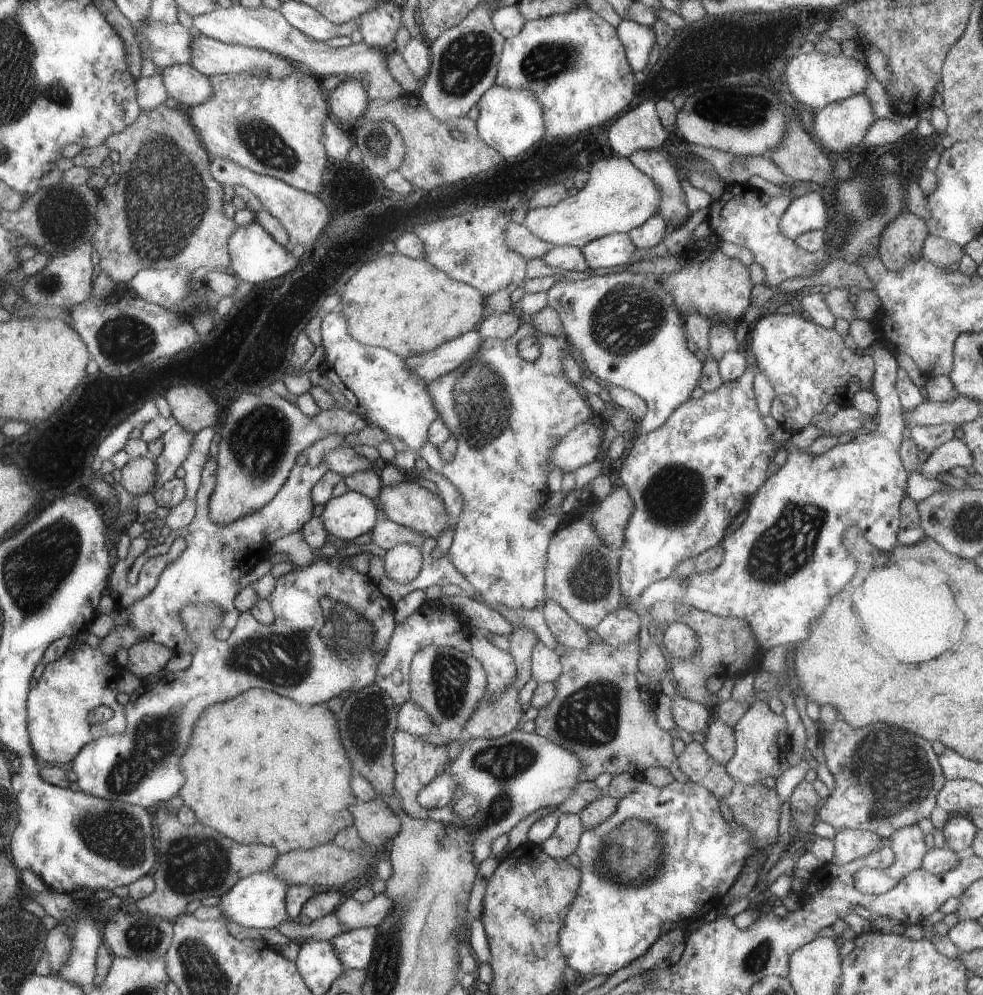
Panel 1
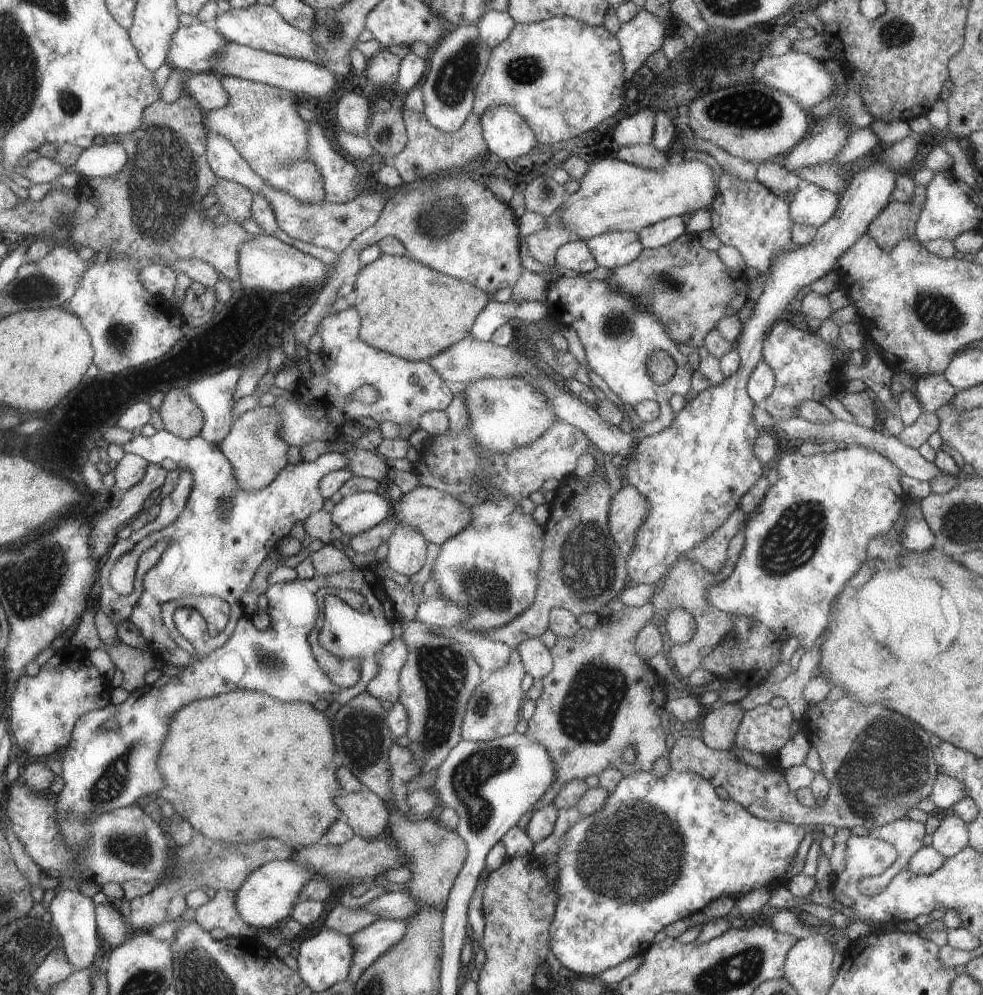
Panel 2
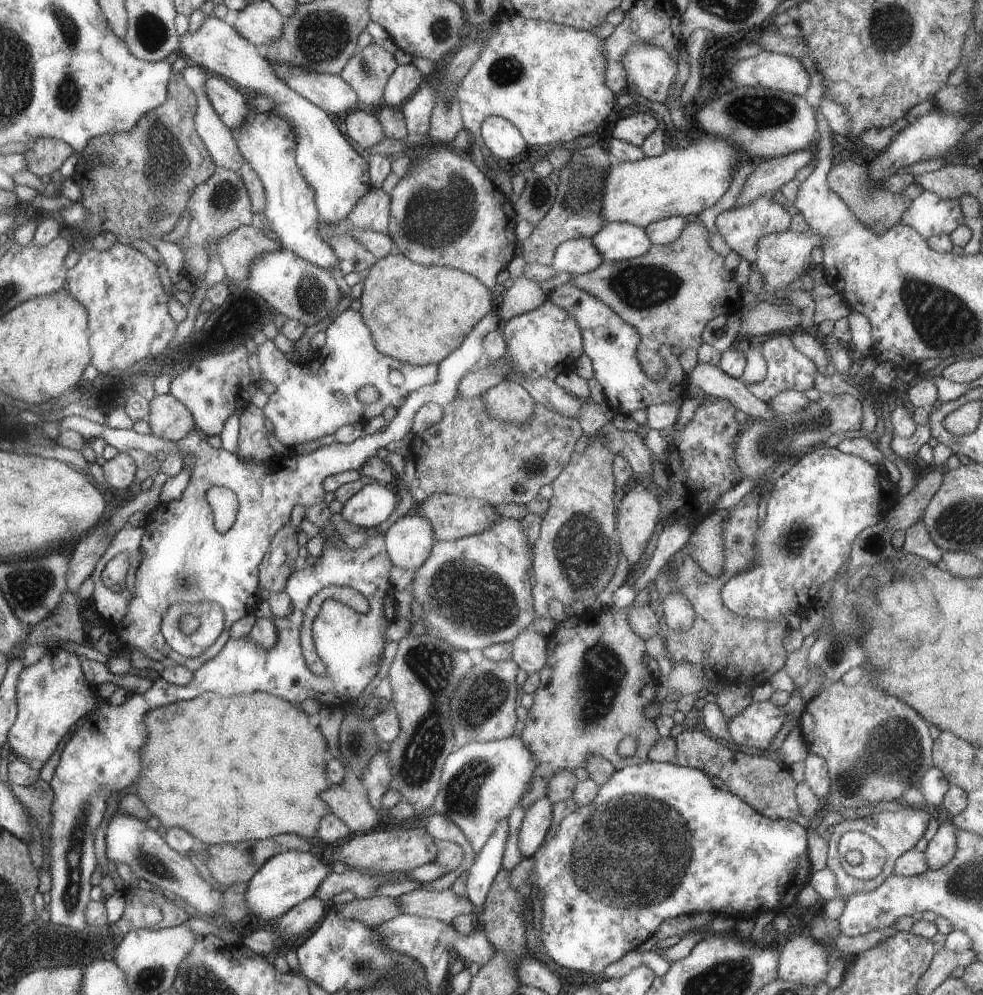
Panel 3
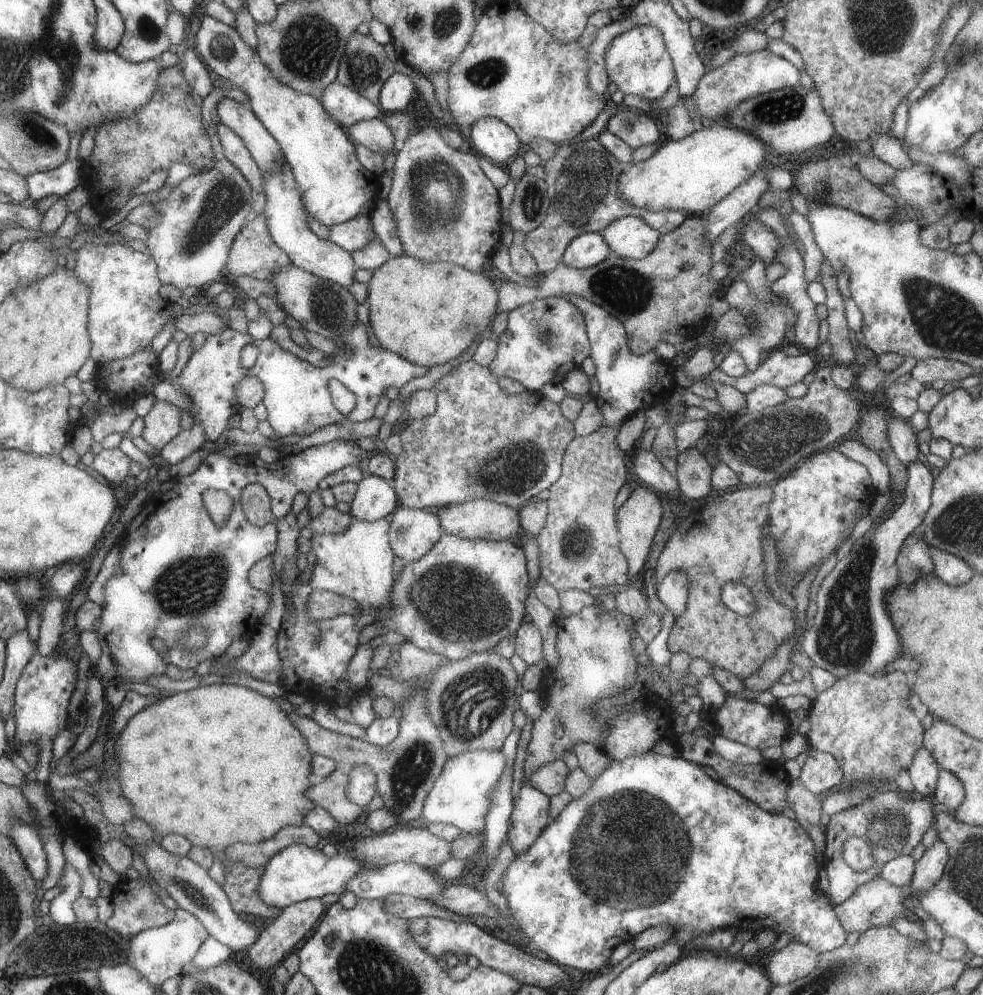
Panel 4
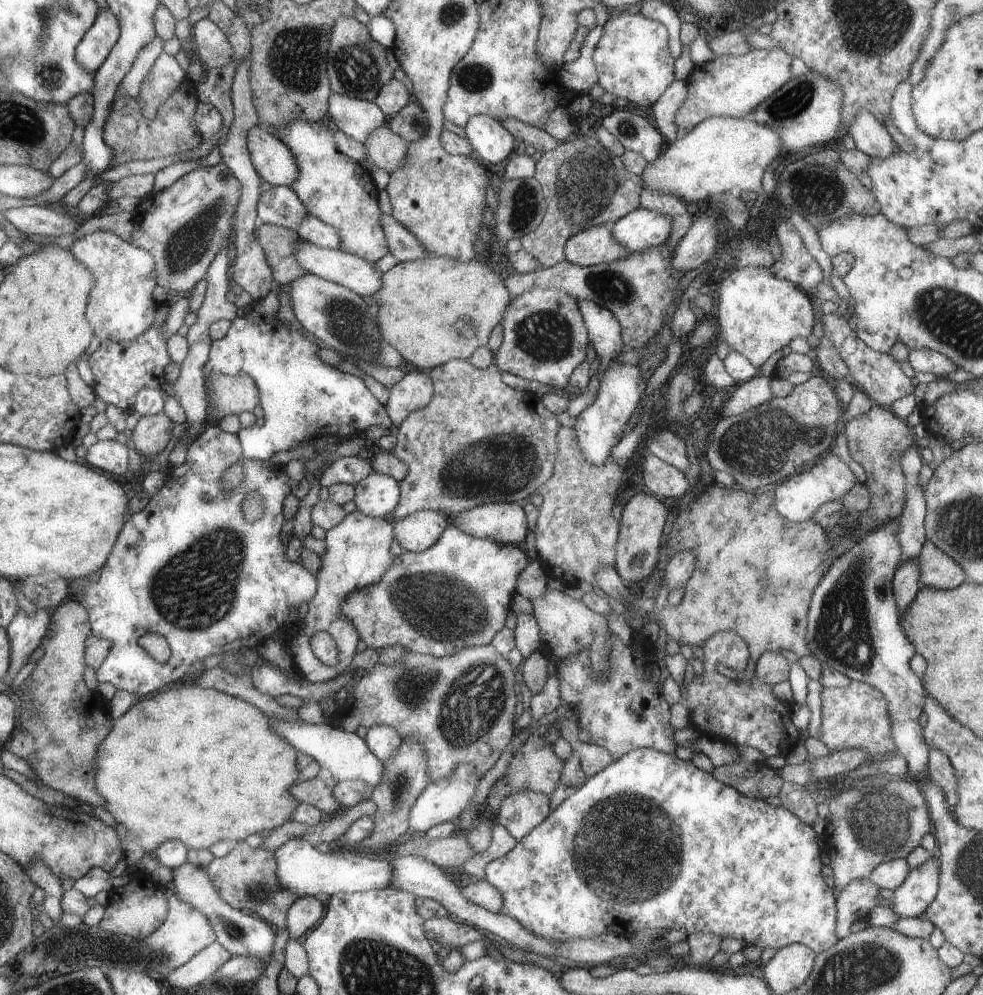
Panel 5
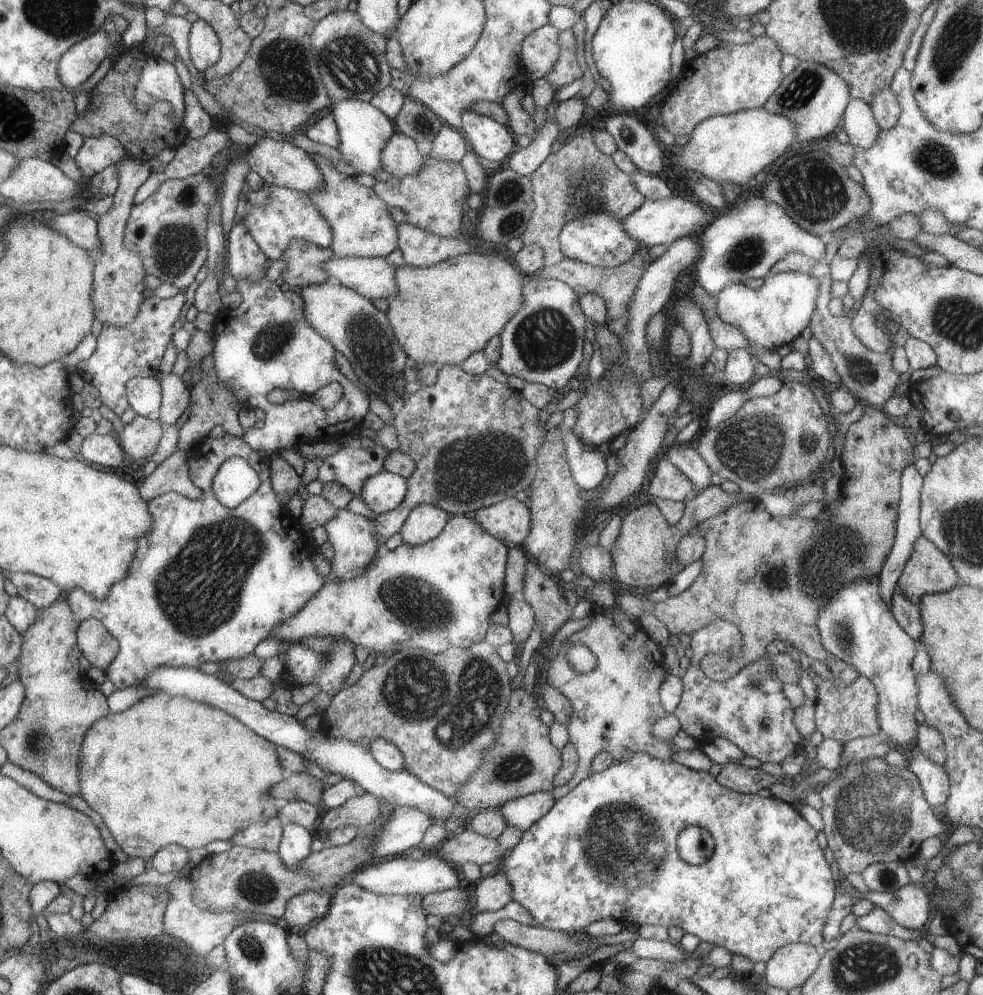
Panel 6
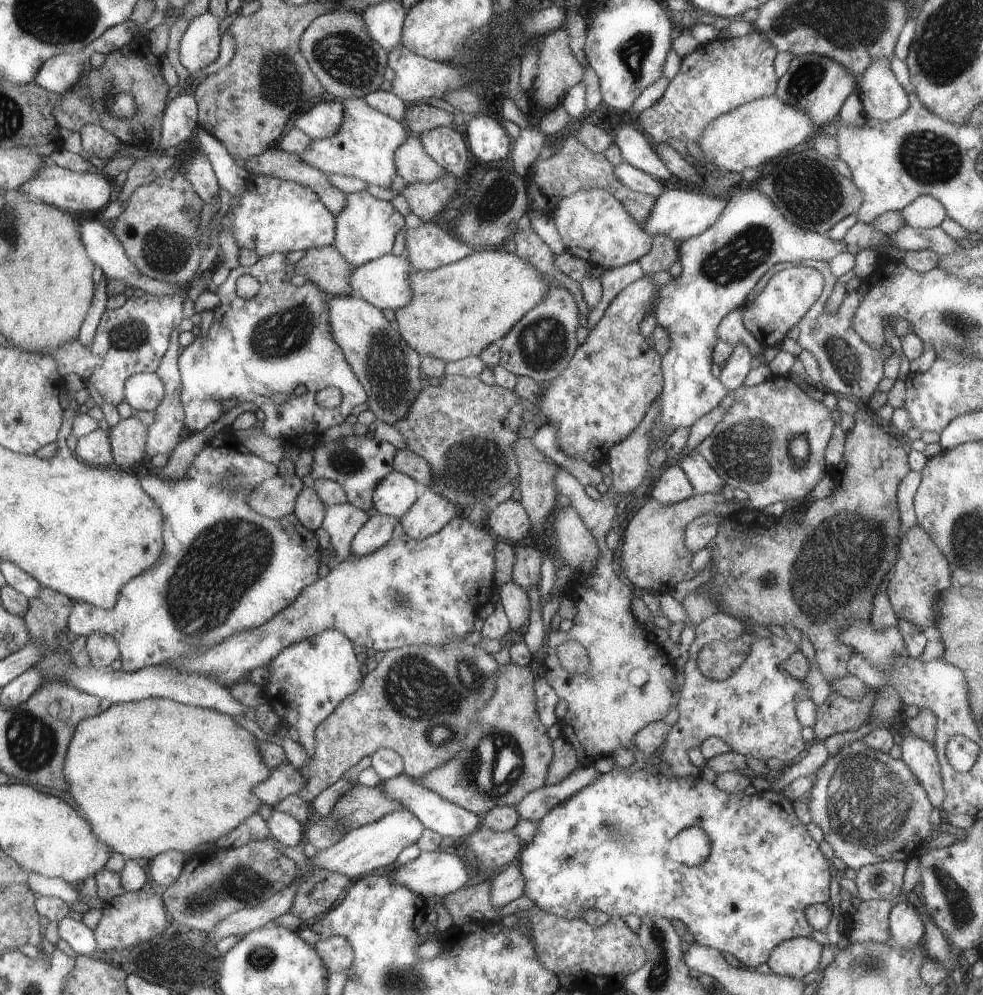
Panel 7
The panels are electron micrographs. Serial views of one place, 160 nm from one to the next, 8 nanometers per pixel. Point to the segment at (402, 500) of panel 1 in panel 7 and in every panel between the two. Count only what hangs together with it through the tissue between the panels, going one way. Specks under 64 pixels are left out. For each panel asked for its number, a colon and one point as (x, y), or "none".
2: (438, 516)
3: (452, 517)
4: (484, 519)
5: (505, 523)
6: (509, 520)
7: (509, 521)

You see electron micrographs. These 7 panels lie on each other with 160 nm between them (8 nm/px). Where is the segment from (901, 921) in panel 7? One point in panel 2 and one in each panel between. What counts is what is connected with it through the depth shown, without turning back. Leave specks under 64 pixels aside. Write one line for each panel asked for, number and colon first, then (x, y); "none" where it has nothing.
2: (952, 835)
3: (941, 848)
4: (929, 868)
5: (911, 899)
6: (910, 905)

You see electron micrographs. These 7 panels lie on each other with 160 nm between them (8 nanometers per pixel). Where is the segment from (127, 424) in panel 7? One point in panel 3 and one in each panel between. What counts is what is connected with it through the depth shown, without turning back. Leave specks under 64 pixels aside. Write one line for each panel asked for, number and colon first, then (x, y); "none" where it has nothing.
3: (170, 419)
4: (163, 423)
5: (151, 435)
6: (141, 437)

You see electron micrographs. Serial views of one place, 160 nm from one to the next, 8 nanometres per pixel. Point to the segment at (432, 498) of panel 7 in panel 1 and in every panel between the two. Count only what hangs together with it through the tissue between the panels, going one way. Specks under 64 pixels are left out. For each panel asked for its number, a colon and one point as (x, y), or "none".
1: (402, 563)
2: (406, 548)
3: (410, 539)
4: (413, 532)
5: (417, 532)
6: (426, 522)

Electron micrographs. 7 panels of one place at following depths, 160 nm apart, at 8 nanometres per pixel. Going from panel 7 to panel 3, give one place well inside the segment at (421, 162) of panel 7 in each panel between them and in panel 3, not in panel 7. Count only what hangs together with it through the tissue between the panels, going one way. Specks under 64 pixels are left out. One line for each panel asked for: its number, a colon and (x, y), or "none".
3: (362, 127)
4: (373, 133)
5: (385, 149)
6: (402, 156)

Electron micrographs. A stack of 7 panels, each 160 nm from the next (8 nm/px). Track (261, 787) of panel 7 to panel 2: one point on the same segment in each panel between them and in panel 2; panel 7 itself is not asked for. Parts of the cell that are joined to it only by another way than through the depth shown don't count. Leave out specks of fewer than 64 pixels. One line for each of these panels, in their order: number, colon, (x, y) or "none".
2: (367, 813)
3: (349, 801)
4: (331, 794)
5: (320, 793)
6: (298, 786)

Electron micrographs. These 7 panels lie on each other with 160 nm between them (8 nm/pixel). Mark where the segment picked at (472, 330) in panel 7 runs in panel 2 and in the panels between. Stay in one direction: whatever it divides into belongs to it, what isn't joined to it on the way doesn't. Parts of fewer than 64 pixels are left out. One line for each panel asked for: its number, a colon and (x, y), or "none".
2: (408, 309)
3: (418, 314)
4: (428, 313)
5: (432, 310)
6: (441, 314)

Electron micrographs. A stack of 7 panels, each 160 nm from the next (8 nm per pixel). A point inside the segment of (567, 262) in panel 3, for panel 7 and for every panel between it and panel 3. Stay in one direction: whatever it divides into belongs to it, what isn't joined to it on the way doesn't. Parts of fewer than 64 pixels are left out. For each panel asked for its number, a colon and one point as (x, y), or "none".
4: (586, 251)
5: (595, 245)
6: (600, 239)
7: (593, 225)

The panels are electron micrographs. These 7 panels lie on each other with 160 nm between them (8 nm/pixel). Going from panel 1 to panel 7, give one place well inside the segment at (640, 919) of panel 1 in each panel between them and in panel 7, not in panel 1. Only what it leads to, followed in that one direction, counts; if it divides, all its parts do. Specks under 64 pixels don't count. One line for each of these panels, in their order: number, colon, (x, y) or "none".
2: (660, 849)
3: (694, 848)
4: (653, 841)
5: (710, 859)
6: (607, 850)
7: (606, 848)

